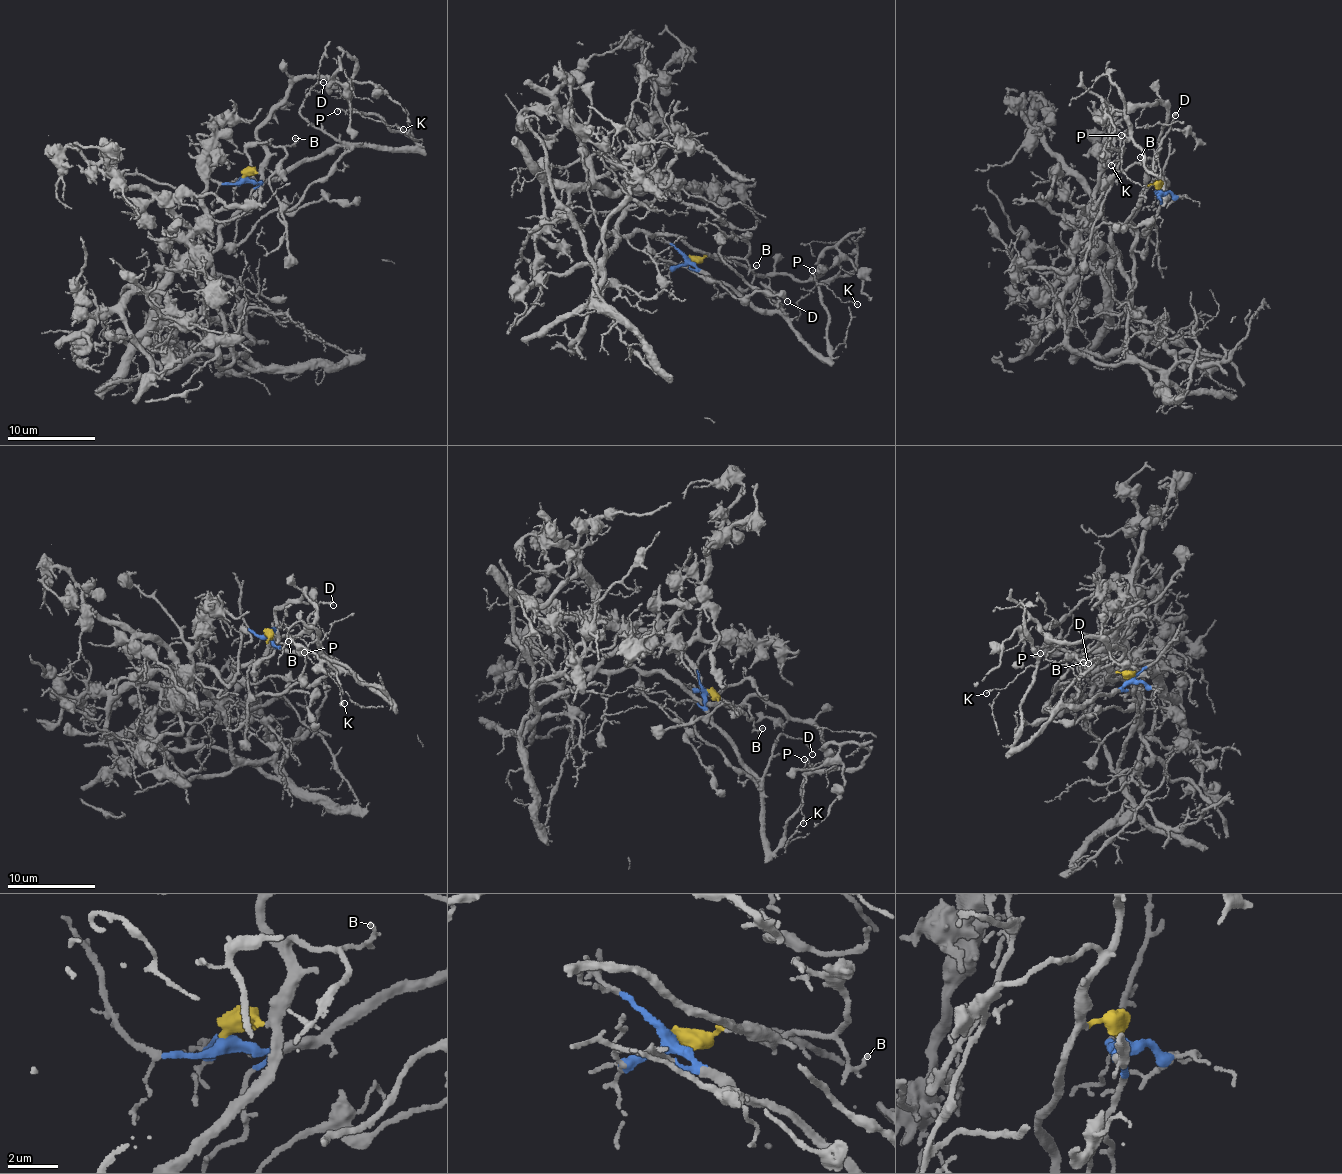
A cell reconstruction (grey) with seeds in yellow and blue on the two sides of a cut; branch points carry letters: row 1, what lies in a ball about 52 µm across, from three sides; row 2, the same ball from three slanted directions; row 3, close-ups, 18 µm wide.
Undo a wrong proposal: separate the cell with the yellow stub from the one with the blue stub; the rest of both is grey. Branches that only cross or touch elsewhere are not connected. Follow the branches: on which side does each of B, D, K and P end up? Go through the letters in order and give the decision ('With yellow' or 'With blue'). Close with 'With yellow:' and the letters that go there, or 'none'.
B: With yellow
D: With blue
K: With blue
P: With blue
With yellow: B

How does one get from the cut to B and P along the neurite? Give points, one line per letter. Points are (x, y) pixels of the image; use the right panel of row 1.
B: (1159, 189), (1147, 183), (1149, 160), (1138, 162), (1141, 164), (1140, 157)
P: (1159, 189), (1162, 179), (1157, 181), (1165, 196), (1143, 152), (1120, 135)

